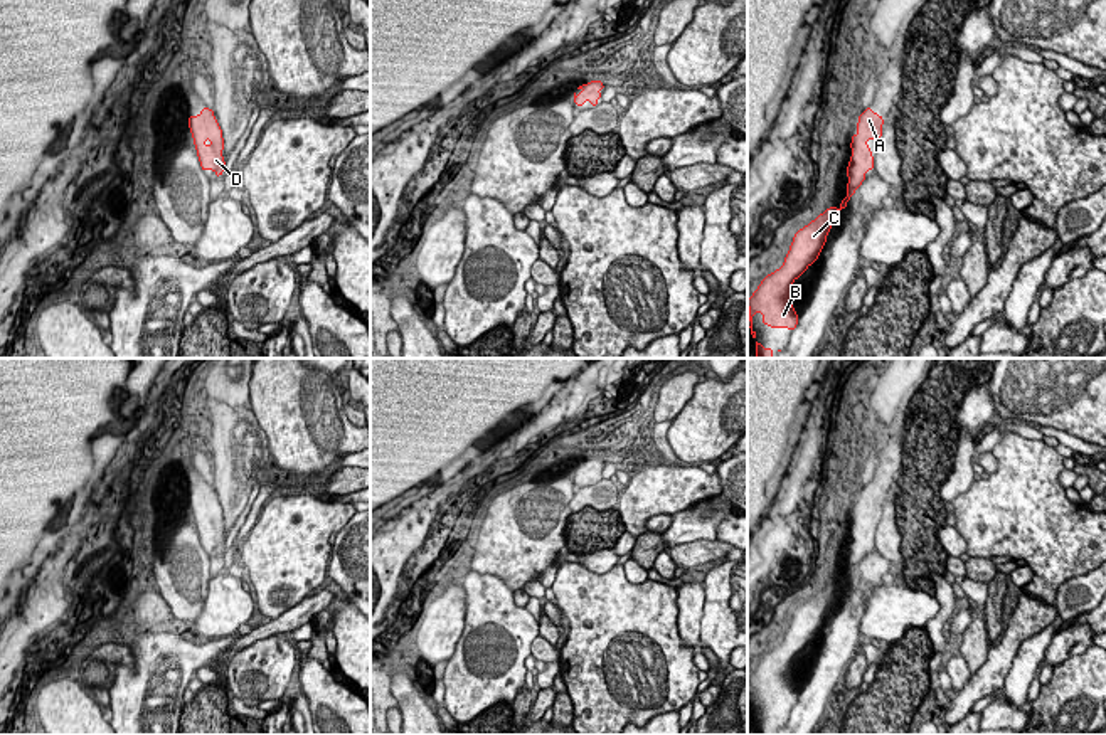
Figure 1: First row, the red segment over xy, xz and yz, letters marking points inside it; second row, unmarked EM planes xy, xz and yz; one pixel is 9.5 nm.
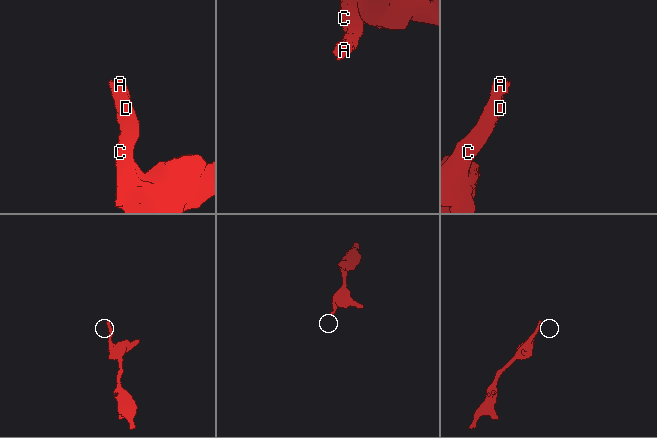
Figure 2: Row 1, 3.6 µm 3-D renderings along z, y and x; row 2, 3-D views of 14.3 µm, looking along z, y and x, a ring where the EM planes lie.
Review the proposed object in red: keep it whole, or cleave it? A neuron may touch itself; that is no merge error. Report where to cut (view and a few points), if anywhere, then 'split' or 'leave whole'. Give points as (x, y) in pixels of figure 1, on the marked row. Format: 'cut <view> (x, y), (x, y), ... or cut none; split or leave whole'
cut none; leave whole

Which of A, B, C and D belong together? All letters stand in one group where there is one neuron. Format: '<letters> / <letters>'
A B C D

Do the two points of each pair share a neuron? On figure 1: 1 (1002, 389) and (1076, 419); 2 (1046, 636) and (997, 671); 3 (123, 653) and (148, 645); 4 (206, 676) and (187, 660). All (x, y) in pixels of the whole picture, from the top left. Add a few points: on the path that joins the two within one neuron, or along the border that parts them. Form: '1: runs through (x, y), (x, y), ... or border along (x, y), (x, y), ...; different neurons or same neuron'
1: runs through (1019, 407), (1024, 412), (1058, 412); same neuron
2: border along (1041, 631), (1020, 645), (1002, 687); different neurons
3: border along (132, 648), (133, 663), (116, 670), (113, 685); different neurons
4: border along (207, 663), (194, 675); different neurons

